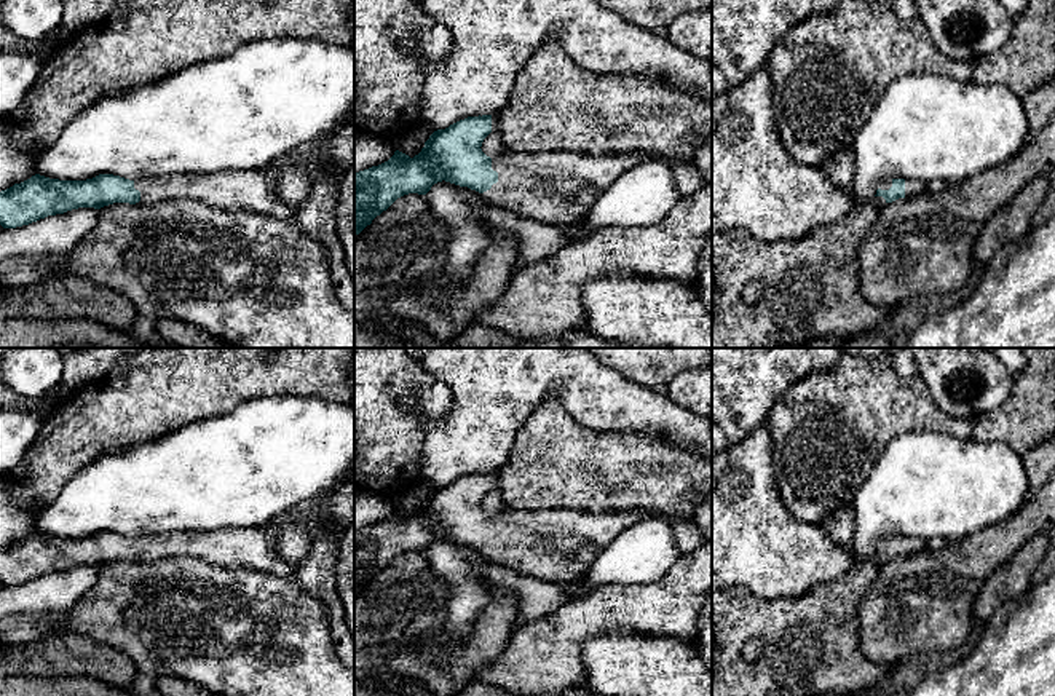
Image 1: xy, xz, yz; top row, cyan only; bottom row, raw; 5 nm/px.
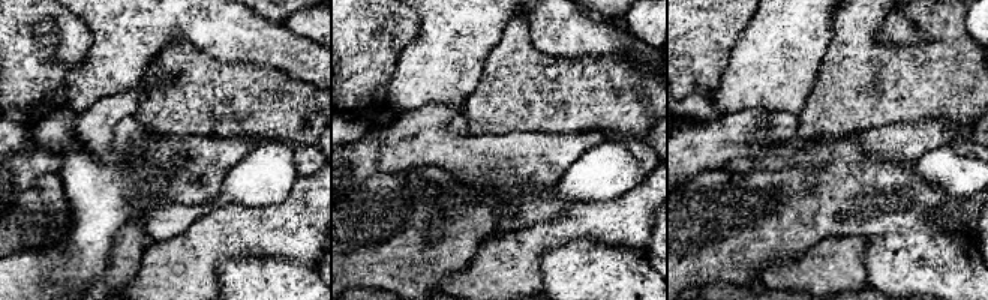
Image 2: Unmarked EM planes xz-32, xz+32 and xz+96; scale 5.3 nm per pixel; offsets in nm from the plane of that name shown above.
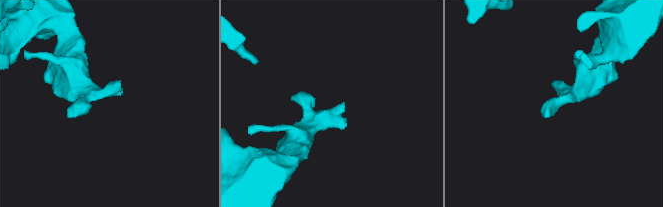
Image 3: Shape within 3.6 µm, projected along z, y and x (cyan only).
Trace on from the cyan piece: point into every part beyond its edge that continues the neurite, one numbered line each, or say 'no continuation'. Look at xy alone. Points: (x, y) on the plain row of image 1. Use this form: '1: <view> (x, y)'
1: xy (249, 548)

